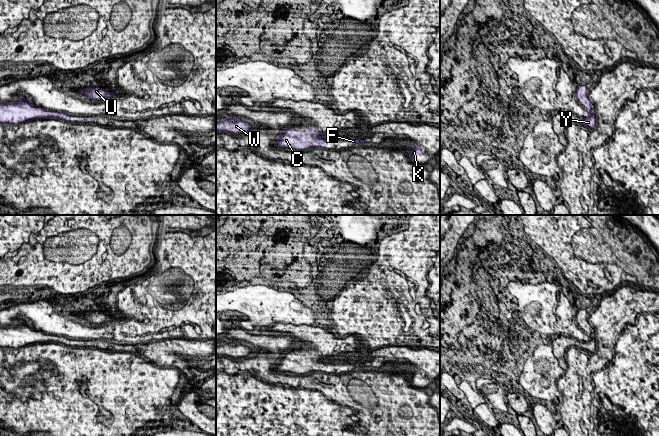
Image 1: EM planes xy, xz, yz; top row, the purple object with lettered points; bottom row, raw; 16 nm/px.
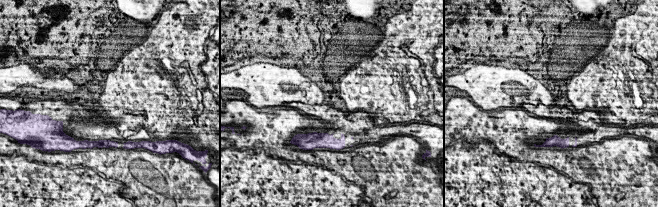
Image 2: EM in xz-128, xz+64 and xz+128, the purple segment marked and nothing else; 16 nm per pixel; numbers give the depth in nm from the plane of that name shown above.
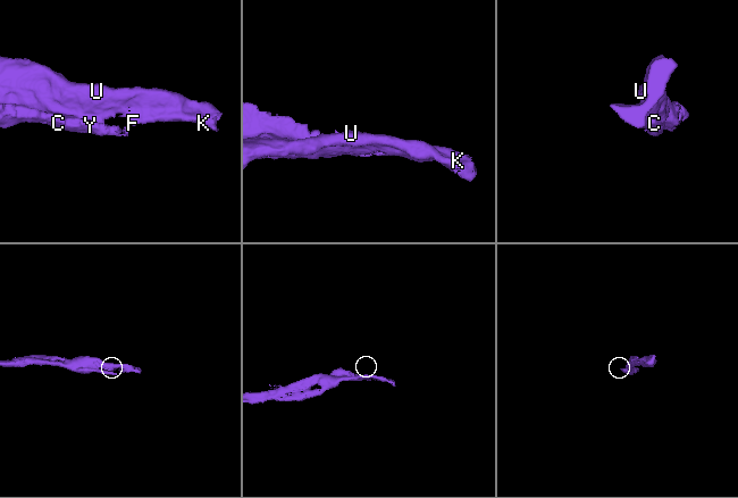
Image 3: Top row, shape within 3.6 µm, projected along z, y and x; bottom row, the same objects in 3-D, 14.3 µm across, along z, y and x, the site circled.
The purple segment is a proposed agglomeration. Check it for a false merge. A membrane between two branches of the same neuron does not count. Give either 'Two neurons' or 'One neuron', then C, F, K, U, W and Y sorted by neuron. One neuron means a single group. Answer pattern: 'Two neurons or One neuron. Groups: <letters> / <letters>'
One neuron. Groups: C F K U W Y

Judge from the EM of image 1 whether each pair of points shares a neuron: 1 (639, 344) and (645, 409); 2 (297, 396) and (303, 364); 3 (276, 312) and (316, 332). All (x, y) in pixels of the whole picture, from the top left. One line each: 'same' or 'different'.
1: same
2: different
3: different

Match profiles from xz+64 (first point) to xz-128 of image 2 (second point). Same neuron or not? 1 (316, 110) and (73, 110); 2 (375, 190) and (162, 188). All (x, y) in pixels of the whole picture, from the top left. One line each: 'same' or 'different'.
1: same
2: different

